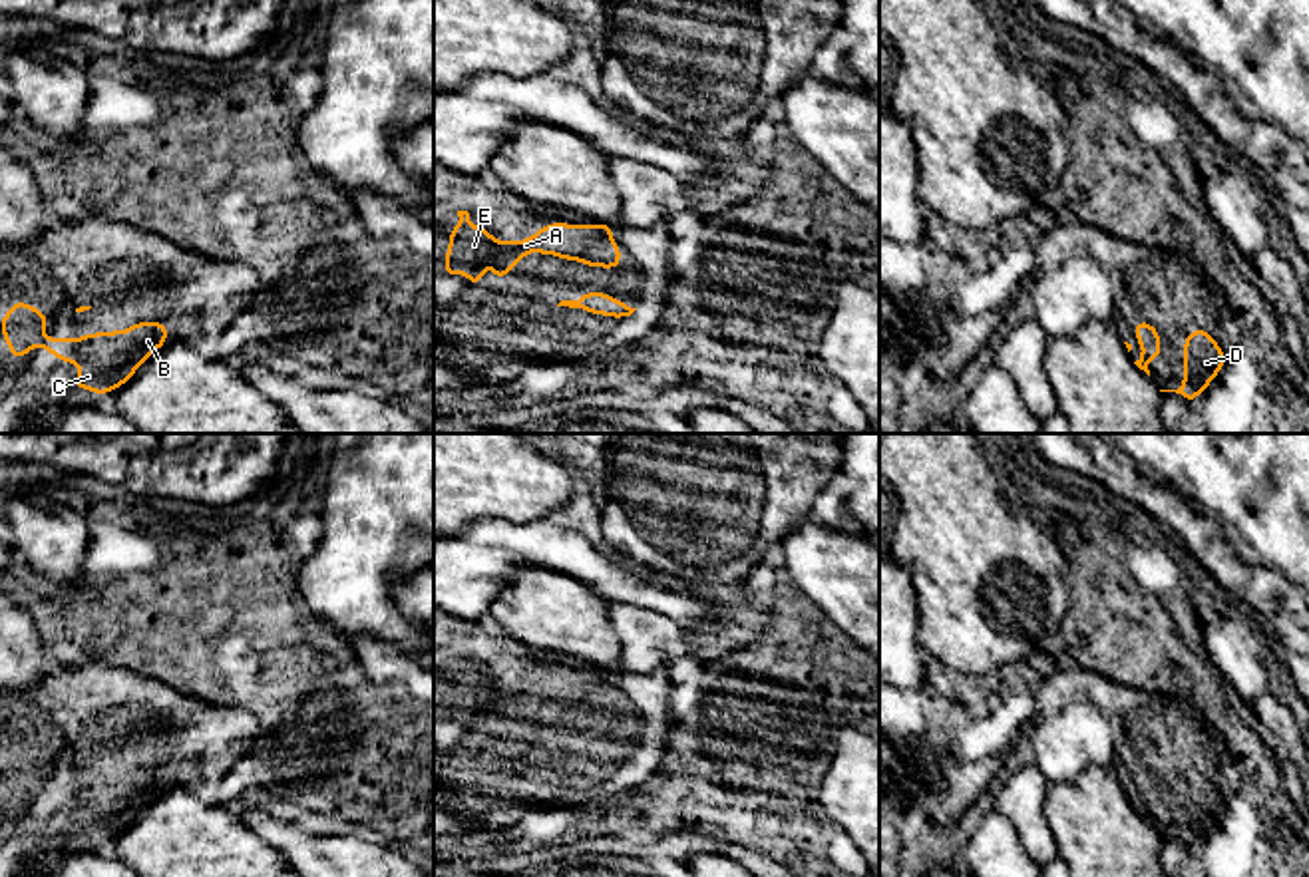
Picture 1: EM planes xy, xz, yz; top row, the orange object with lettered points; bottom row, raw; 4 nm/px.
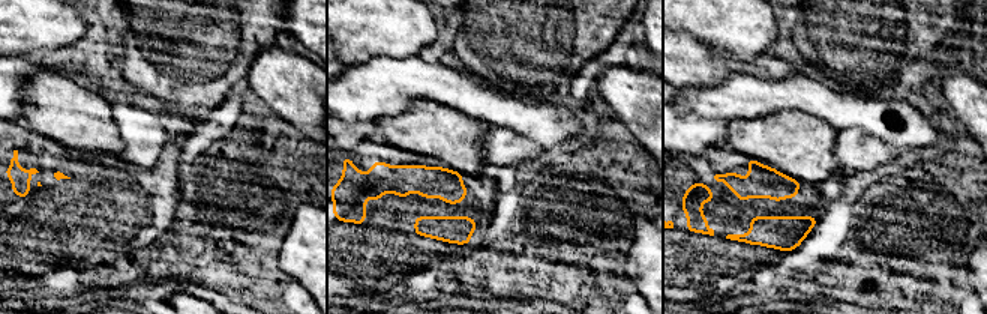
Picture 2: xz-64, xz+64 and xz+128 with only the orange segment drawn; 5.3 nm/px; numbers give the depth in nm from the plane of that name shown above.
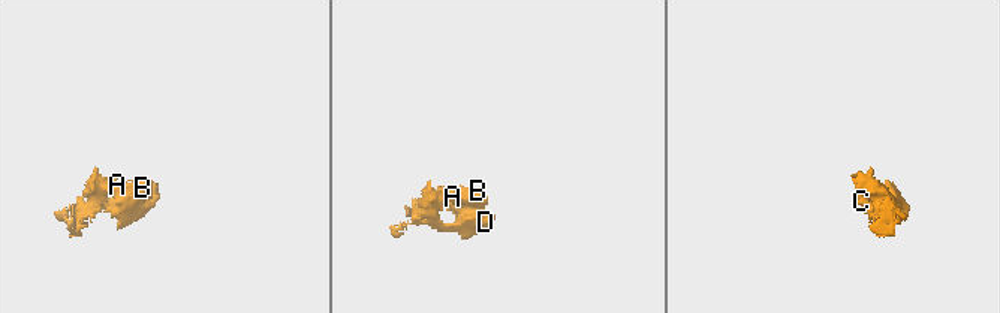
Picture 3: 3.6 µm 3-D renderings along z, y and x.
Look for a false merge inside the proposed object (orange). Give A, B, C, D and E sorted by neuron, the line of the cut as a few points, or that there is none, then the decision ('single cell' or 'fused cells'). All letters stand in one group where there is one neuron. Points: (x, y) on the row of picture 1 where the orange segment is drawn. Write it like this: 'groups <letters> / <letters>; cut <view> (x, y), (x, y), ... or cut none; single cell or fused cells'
groups A B C D E; cut none; single cell

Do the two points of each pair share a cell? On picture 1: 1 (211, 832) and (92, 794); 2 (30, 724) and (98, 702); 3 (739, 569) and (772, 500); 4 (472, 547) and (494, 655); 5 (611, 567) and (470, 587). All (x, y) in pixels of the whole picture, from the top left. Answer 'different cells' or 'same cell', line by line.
1: different cells
2: same cell
3: same cell
4: different cells
5: same cell

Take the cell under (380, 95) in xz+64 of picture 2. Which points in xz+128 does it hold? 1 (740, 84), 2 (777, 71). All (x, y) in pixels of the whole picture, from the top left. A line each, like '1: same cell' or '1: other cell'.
1: same cell
2: other cell

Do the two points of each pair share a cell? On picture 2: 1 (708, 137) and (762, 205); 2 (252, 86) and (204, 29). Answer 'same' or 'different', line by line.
1: different
2: different

